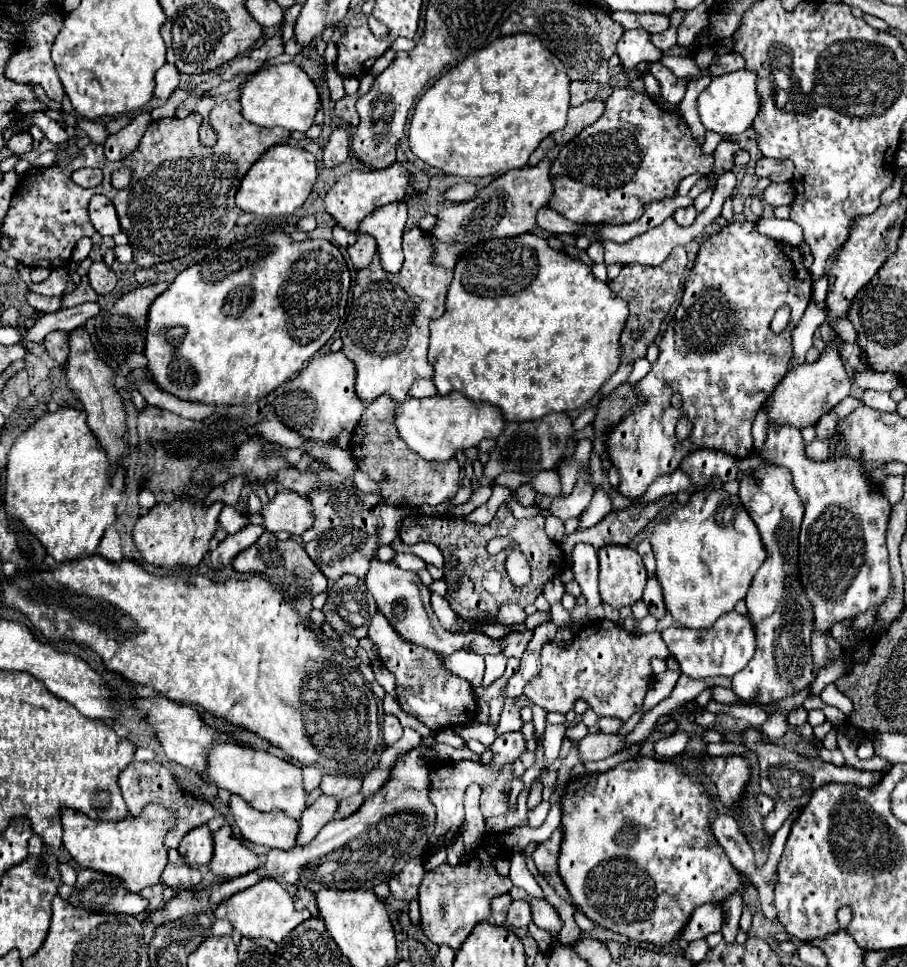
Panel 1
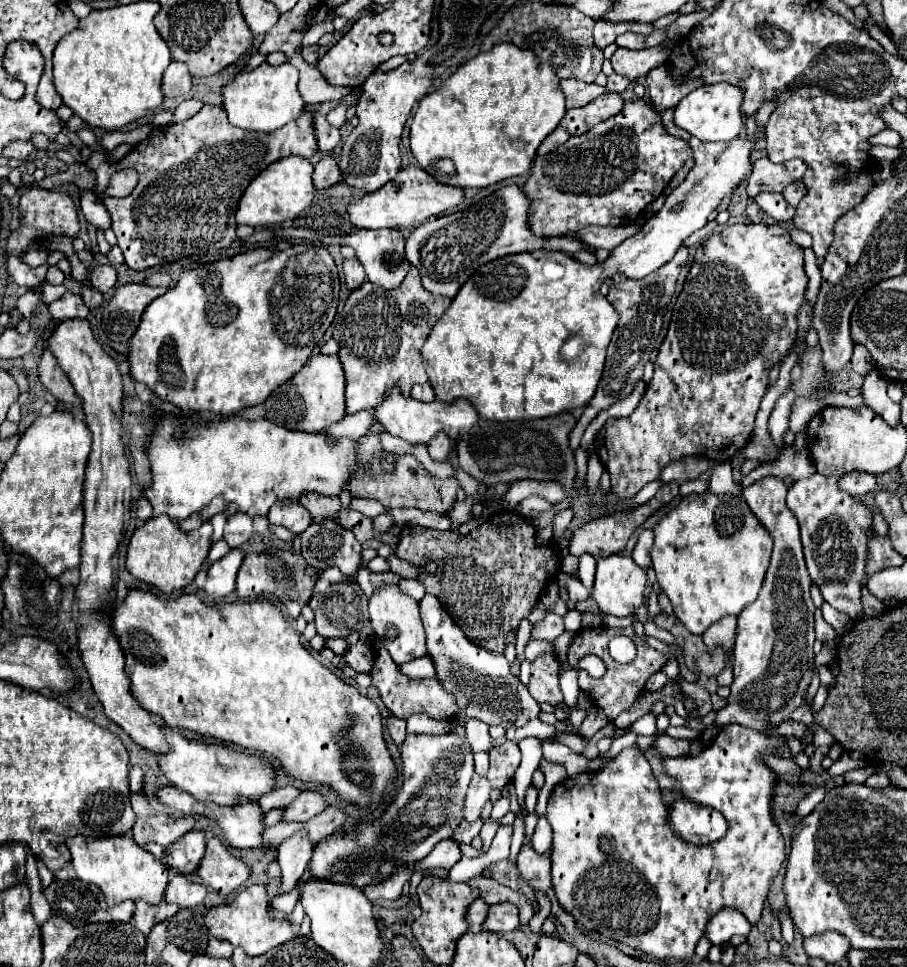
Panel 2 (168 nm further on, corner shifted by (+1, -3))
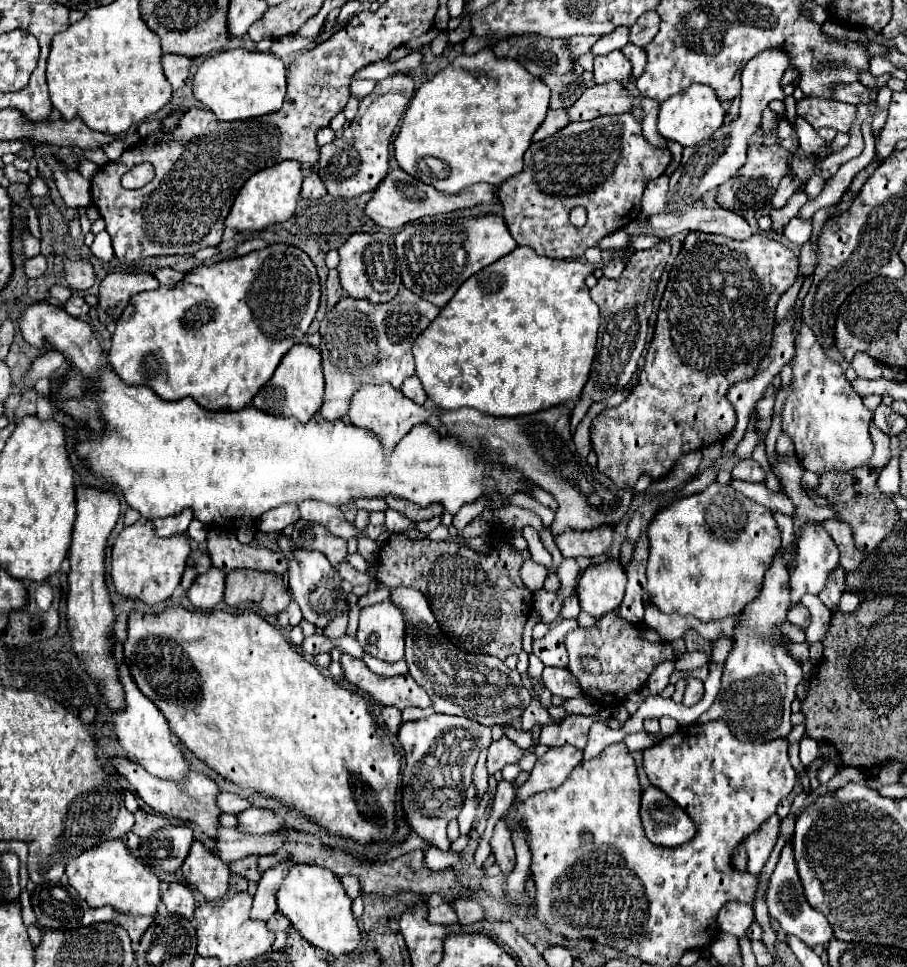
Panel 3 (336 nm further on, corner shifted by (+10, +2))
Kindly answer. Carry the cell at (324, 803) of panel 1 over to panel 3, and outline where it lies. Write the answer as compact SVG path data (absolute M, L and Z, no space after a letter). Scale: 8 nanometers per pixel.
M280 863L278 867L268 869L262 879L258 881L258 889L254 893L254 905L252 905L252 919L268 921L276 913L276 891L286 877L290 869L290 863Z

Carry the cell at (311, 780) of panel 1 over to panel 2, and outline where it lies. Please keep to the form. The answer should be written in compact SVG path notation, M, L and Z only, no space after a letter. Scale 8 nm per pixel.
M283 786L283 788L277 788L271 794L263 796L259 800L259 806L263 808L263 812L269 812L275 806L289 806L299 794L301 794L299 788L295 788L295 786Z

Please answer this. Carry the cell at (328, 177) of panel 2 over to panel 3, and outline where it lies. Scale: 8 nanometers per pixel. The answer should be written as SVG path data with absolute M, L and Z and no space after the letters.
M314 173L312 177L308 177L308 179L304 179L304 185L302 185L302 193L300 193L300 197L316 201L316 199L320 199L322 195L326 195L326 187L322 185L322 181L318 179L316 173Z

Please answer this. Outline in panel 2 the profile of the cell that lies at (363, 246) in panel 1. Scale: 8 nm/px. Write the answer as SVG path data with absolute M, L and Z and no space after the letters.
M353 256L353 258L345 260L343 268L345 268L345 278L347 278L349 290L355 290L365 282L365 274L363 274L363 266L359 266L359 258Z

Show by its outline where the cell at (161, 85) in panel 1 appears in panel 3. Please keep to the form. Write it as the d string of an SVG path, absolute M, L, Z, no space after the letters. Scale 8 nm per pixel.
M162 55L162 67L164 67L164 75L170 81L172 89L178 91L180 87L184 87L188 75L190 75L190 65L192 65L192 57L182 57L182 55Z

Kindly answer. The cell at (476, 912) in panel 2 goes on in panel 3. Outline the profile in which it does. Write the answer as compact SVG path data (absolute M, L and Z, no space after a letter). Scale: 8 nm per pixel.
M442 903L438 907L428 907L428 917L426 917L430 923L456 923L456 915L454 915L454 909L448 905L448 903Z

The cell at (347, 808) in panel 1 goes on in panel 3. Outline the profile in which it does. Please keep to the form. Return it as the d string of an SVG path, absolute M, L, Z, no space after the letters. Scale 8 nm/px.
M220 827L218 837L214 839L216 847L214 847L214 855L218 859L222 859L224 863L248 857L248 855L268 855L274 853L284 839L278 835L246 835L240 833L238 829L224 829Z

